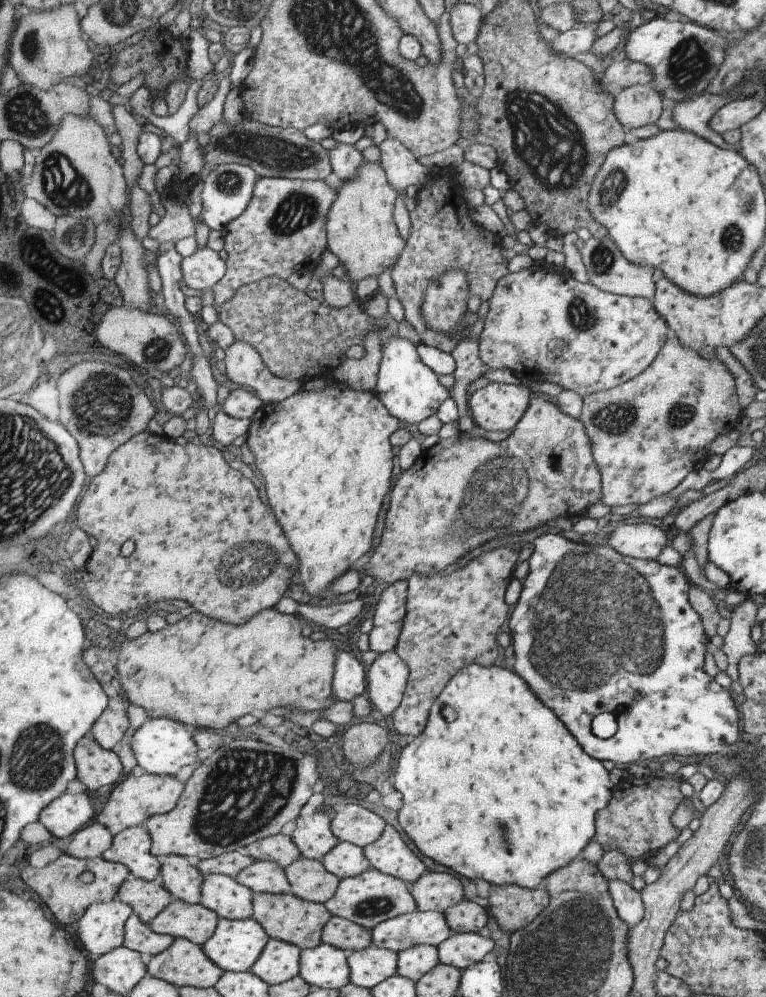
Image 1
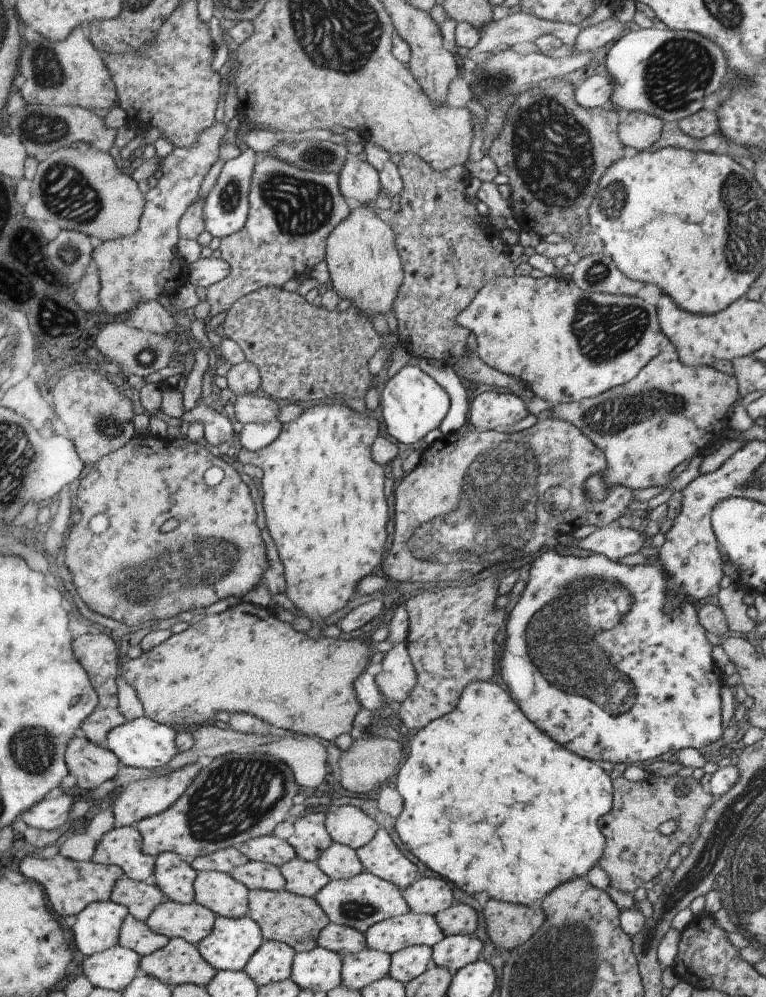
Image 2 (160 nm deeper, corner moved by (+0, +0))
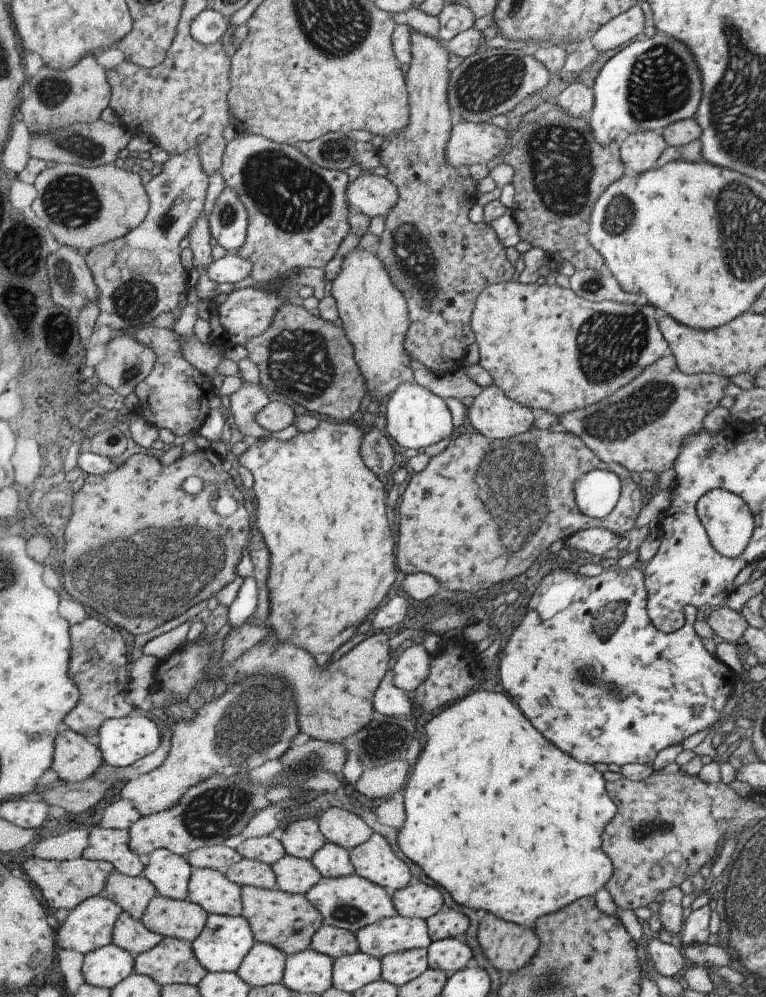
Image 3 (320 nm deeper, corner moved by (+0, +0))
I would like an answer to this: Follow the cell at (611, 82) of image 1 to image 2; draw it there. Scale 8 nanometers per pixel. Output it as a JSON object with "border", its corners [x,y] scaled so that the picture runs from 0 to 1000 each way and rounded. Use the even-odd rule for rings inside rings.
{"border":[[[791,72],[789,75],[766,76],[753,81],[752,99],[764,108],[785,108],[795,105],[800,94],[802,80]]]}

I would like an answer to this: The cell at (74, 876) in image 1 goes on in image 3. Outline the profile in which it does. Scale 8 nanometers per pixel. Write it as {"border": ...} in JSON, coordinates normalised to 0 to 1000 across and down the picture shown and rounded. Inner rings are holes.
{"border":[[[43,857],[35,859],[29,871],[34,877],[38,877],[40,883],[46,883],[46,887],[54,891],[54,895],[61,897],[59,903],[64,906],[67,913],[85,911],[89,914],[103,909],[110,903],[125,900],[127,897],[138,893],[141,881],[151,873],[151,869],[144,865],[120,864],[110,859],[78,864],[74,862],[52,862]]]}

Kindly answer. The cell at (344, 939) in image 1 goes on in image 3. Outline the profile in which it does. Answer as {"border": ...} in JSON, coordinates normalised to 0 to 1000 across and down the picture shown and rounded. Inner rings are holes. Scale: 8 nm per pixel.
{"border":[[[424,926],[413,935],[406,951],[439,962],[467,956],[470,947],[461,934]]]}

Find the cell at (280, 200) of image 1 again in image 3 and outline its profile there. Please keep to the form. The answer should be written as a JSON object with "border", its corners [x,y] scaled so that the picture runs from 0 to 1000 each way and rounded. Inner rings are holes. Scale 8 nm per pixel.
{"border":[[[312,134],[298,142],[289,175],[294,187],[304,190],[324,210],[324,239],[309,255],[329,263],[328,282],[349,284],[349,281],[383,277],[397,269],[424,269],[437,259],[445,243],[458,231],[454,187],[460,181],[454,172],[418,168],[390,145],[363,143],[341,135]]]}

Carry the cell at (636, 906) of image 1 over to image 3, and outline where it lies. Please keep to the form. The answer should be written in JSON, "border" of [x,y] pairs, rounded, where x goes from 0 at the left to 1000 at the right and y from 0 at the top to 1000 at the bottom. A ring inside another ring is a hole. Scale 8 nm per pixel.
{"border":[[[843,935],[842,937],[847,961],[854,966],[856,974],[877,982],[889,983],[893,961],[889,953],[875,947],[867,947]]]}

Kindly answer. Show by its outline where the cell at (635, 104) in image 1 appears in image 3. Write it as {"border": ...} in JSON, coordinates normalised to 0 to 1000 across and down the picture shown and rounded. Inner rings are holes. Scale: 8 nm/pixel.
{"border":[[[837,131],[811,141],[811,160],[824,175],[846,174],[858,169],[858,161],[872,147],[863,132]]]}

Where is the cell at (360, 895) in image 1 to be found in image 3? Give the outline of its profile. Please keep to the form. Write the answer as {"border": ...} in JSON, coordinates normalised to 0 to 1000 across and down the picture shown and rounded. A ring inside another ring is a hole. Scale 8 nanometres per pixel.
{"border":[[[466,877],[445,881],[422,880],[399,898],[423,918],[424,926],[462,936],[467,936],[483,927],[520,917],[512,898],[503,890]]]}

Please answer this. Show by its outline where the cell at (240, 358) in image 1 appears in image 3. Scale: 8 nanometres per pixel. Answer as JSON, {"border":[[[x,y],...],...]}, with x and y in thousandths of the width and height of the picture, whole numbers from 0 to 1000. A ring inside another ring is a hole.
{"border":[[[317,383],[315,389],[300,396],[302,414],[315,435],[332,437],[336,441],[355,437],[355,432],[333,421],[337,414],[354,405],[350,394],[341,384]]]}

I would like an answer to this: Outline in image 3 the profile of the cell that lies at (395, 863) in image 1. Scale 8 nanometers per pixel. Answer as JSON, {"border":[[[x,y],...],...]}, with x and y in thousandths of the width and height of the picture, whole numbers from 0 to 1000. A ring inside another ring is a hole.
{"border":[[[497,837],[487,839],[457,854],[463,868],[463,877],[503,890],[509,898],[527,892],[537,886],[534,869],[513,855],[508,845]]]}

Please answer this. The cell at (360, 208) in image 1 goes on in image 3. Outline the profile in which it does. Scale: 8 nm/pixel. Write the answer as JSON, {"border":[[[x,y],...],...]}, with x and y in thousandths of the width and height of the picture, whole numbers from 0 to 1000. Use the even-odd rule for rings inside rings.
{"border":[[[461,250],[452,256],[446,271],[432,286],[432,295],[440,300],[449,332],[462,347],[462,356],[484,401],[508,401],[525,385],[542,384],[530,349],[537,305],[517,287],[493,254]]]}

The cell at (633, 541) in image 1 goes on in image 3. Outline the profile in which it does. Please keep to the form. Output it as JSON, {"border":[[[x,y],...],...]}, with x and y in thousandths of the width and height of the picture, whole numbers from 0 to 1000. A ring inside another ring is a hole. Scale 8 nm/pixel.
{"border":[[[787,529],[761,531],[748,535],[745,540],[739,541],[738,548],[745,553],[756,551],[769,554],[772,557],[782,556],[782,558],[787,558],[792,552],[803,550],[812,539]]]}

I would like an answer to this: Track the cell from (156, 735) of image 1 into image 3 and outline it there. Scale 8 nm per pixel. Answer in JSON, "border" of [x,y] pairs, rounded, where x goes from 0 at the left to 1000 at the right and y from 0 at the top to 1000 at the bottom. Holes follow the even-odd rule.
{"border":[[[192,718],[146,720],[128,734],[128,747],[146,768],[171,768],[202,754],[210,746],[210,734]]]}

